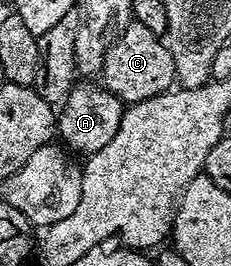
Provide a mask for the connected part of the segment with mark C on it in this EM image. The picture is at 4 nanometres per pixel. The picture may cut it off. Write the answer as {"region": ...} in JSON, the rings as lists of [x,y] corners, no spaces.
{"region":[[[136,21],[129,22],[122,29],[121,36],[113,42],[111,49],[107,49],[101,75],[104,88],[117,95],[125,105],[162,95],[174,86],[177,77],[175,61],[164,38],[151,33],[147,25]]]}

